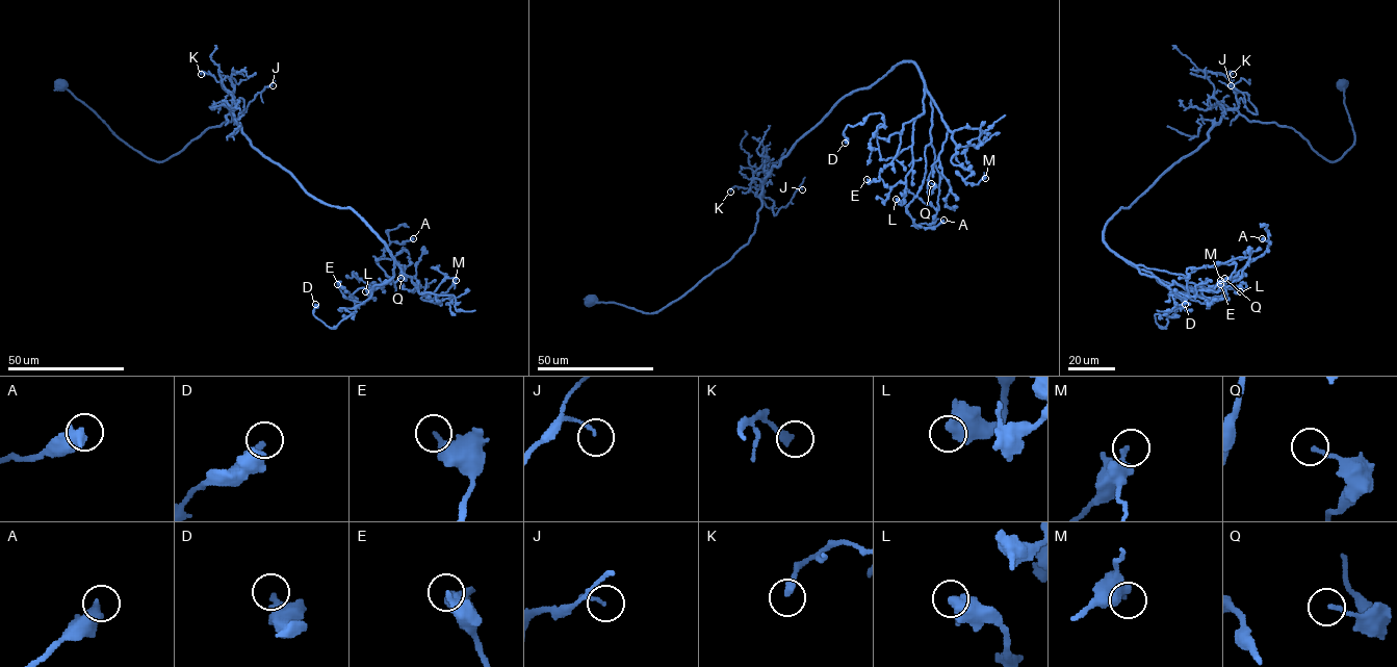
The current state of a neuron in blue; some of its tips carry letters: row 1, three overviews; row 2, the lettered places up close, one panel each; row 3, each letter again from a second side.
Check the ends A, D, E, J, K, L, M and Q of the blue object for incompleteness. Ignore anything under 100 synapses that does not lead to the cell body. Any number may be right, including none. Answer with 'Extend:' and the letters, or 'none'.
Extend: none

